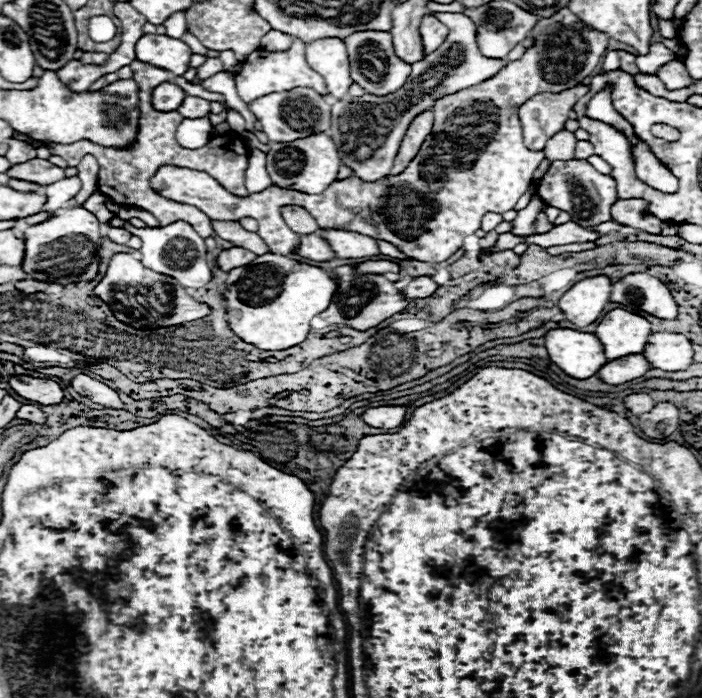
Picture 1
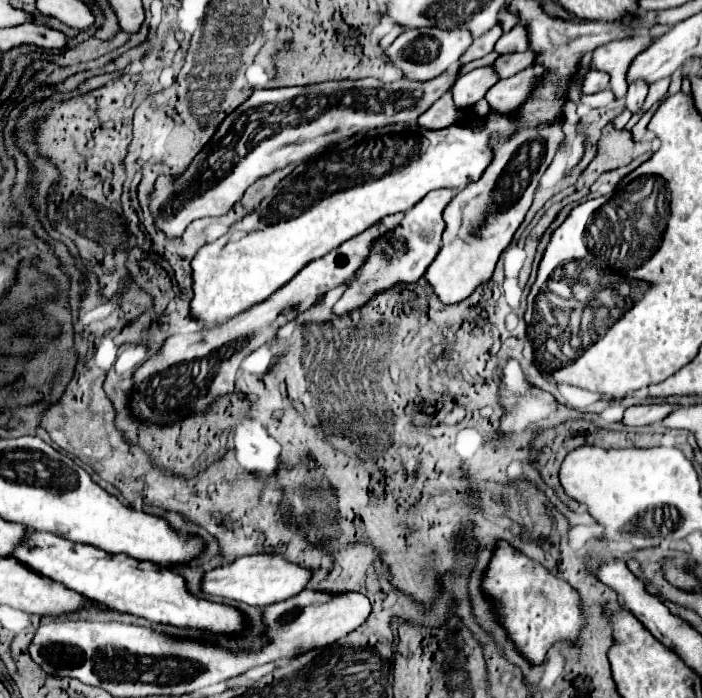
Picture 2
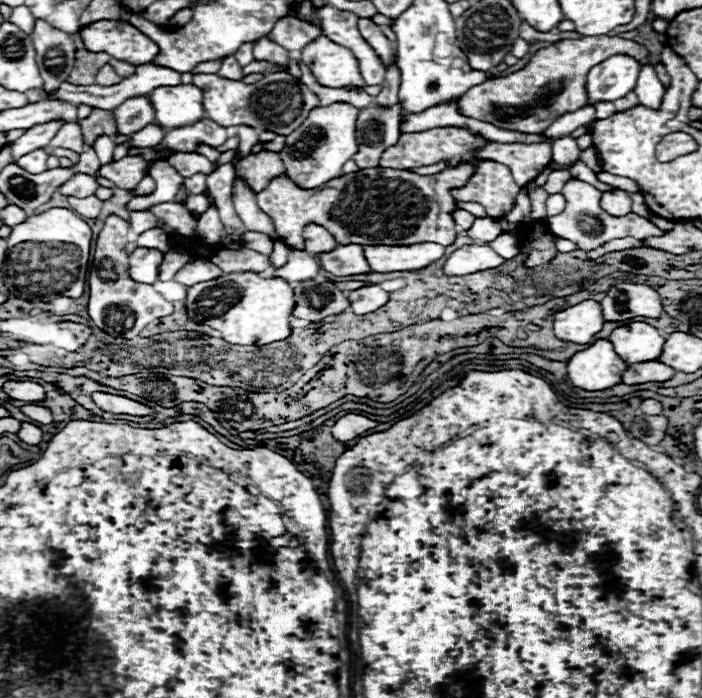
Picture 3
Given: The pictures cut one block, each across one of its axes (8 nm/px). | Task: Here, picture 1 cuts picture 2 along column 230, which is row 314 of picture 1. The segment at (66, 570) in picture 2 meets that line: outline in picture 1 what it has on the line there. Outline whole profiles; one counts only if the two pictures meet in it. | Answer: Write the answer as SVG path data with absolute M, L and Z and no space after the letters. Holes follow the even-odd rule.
M616 308L600 320L596 336L604 346L606 358L616 360L630 354L642 354L648 336L652 334L650 326L652 324L646 318Z

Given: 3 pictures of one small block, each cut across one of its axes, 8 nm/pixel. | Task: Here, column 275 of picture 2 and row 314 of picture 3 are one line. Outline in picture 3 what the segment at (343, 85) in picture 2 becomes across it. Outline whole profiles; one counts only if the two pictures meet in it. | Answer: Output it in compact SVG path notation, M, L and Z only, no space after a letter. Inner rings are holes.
M110 216L102 228L102 232L96 238L96 248L92 256L92 266L88 274L88 288L90 288L90 300L88 300L88 316L90 320L104 332L116 338L134 338L138 336L150 322L170 316L174 312L172 302L164 300L162 294L158 294L150 284L136 284L128 276L128 252L124 252L128 244L128 232L130 224L118 216Z

